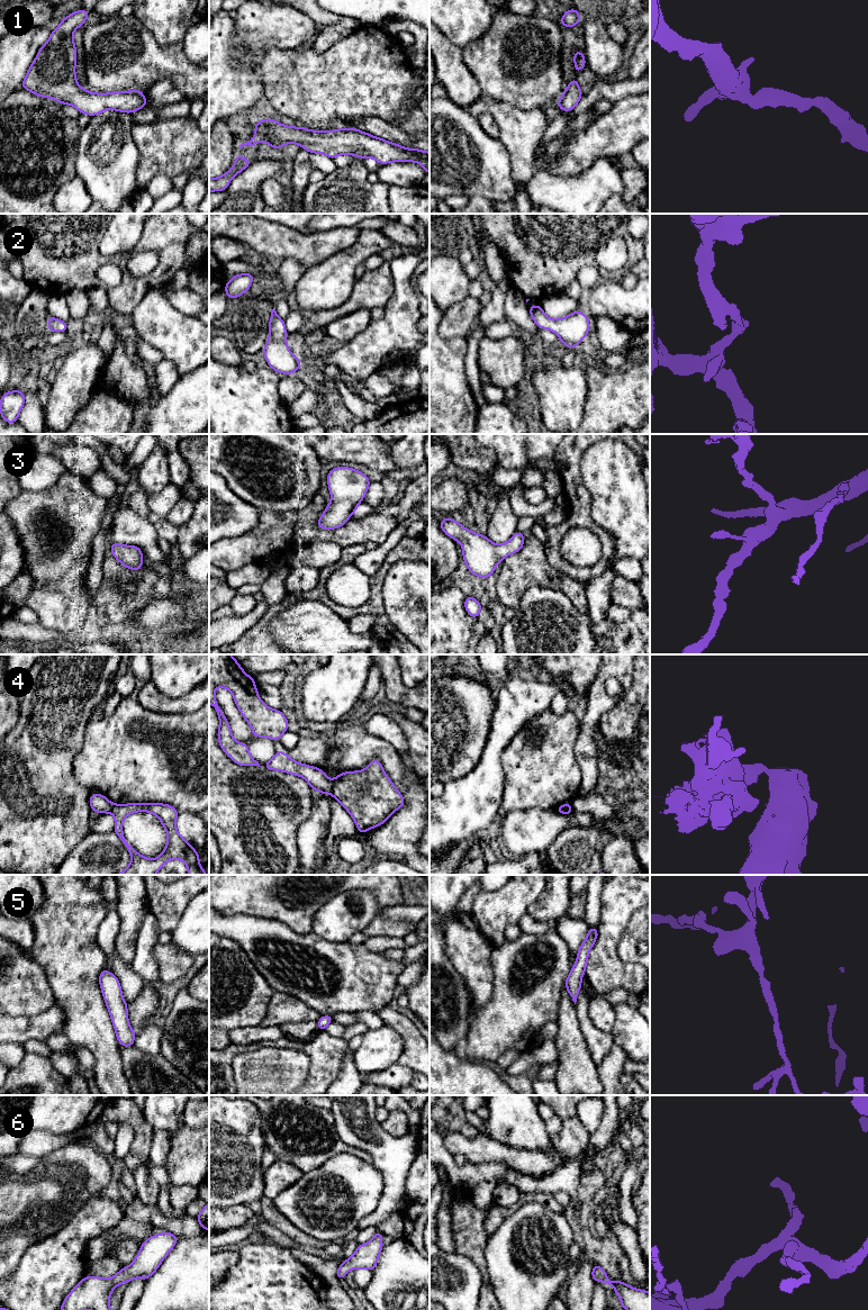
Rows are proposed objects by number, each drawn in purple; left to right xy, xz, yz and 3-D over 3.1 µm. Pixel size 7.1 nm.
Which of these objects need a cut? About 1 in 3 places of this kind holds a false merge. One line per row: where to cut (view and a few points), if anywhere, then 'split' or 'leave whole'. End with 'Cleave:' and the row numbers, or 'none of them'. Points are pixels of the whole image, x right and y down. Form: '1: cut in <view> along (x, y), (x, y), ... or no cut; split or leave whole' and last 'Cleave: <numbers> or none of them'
1: no cut; leave whole
2: no cut; leave whole
3: no cut; leave whole
4: cut in xz along (333, 780), (333, 791), (331, 793); split
5: no cut; leave whole
6: no cut; leave whole
Cleave: 4

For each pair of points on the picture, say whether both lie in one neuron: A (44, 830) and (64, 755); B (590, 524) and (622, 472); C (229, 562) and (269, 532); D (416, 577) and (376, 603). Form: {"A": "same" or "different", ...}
{"A": "same", "B": "different", "C": "same", "D": "different"}

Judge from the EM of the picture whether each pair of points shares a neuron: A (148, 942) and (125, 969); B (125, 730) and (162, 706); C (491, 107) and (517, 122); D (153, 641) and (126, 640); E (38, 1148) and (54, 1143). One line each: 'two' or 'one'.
A: two
B: two
C: one
D: one
E: one

